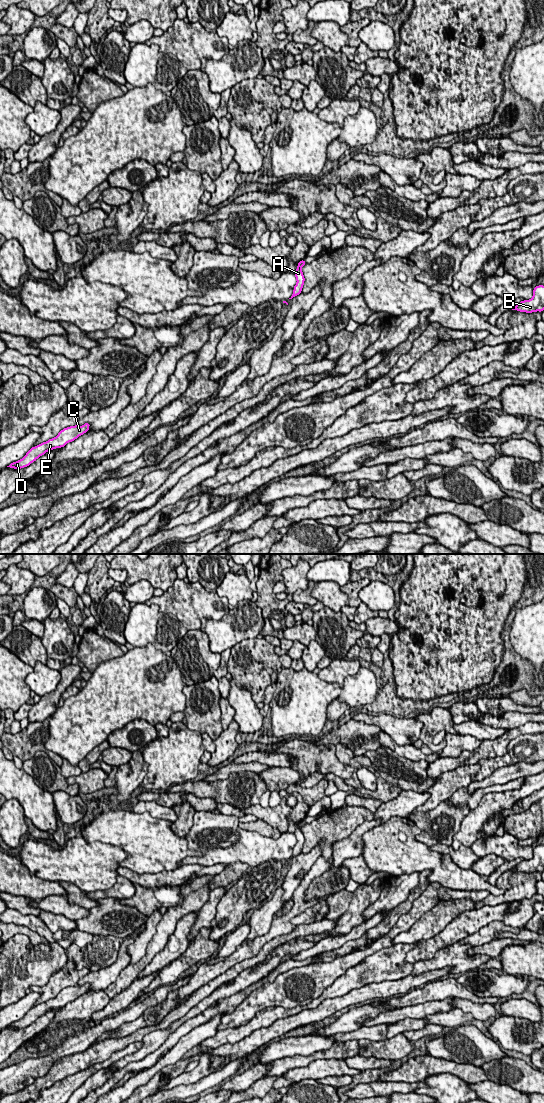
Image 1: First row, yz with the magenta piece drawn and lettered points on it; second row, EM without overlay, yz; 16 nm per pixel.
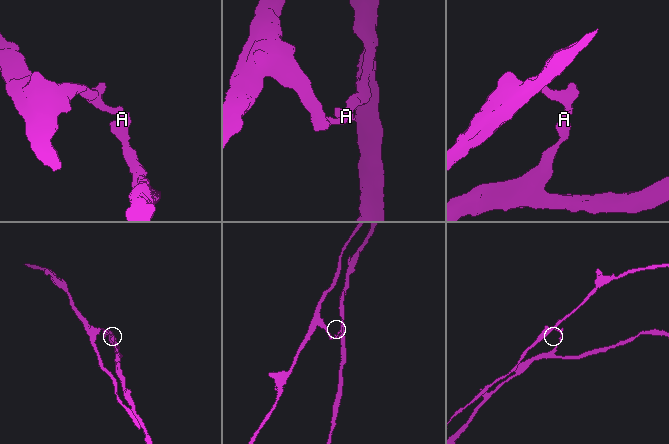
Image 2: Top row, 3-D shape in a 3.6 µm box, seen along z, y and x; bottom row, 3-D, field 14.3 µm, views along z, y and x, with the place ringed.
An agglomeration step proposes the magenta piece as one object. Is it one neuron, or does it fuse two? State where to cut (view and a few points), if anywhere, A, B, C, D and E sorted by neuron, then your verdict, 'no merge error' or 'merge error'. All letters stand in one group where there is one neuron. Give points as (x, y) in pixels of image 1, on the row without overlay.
yz (298, 825), (301, 827) | A B / C D E | merge error

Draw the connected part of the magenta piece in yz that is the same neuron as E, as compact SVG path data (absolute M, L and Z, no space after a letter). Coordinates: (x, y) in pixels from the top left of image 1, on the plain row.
M85 983L83 986L75 985L64 988L58 993L58 995L55 998L49 999L46 1002L43 1002L35 1007L32 1007L22 1019L11 1023L7 1027L14 1029L21 1029L27 1027L31 1023L36 1021L37 1018L44 1015L47 1011L60 1007L62 1008L67 1003L74 1001L79 996L88 992L89 986L90 986L89 983Z

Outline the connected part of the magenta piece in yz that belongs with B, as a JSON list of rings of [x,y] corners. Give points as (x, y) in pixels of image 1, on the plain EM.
[[[536,846],[533,850],[533,857],[530,860],[524,860],[518,863],[512,870],[532,873],[544,870],[544,846]]]

